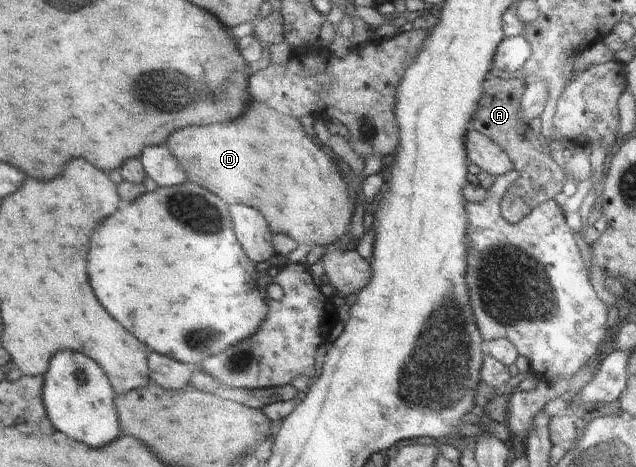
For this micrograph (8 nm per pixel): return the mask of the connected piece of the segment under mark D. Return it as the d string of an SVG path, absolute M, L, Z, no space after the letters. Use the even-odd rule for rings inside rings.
M251 100L252 108L248 106L246 112L236 118L228 120L224 124L212 124L212 126L200 126L200 128L182 128L168 136L165 141L166 148L180 160L182 168L190 176L192 182L200 184L202 188L208 188L216 196L220 196L226 204L248 204L252 208L258 208L266 222L270 224L272 232L284 232L298 244L306 246L330 246L336 240L340 240L350 226L354 206L348 194L348 184L344 182L336 162L332 156L328 156L322 146L318 146L302 128L299 120L291 116L280 114L266 104ZM314 200L326 202L324 208L320 206L320 214L314 212Z

